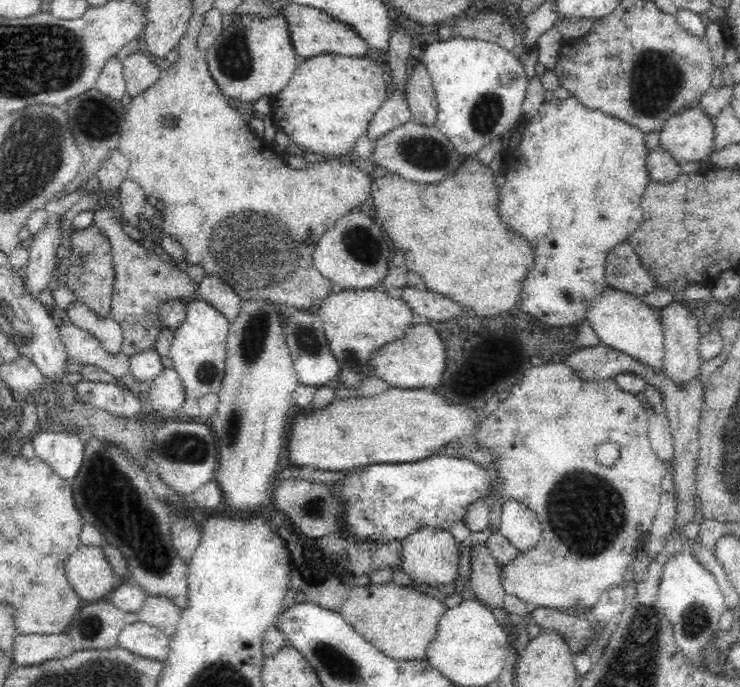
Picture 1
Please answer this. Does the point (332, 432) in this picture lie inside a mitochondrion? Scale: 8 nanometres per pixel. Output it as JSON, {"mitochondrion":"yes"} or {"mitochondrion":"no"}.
{"mitochondrion":"no"}

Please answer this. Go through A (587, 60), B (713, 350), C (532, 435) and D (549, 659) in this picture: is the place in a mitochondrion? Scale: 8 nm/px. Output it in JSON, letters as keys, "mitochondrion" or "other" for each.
{"A":"other","B":"other","C":"other","D":"other"}

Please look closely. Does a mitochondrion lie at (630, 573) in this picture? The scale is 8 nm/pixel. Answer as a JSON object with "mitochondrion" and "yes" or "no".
{"mitochondrion":"no"}

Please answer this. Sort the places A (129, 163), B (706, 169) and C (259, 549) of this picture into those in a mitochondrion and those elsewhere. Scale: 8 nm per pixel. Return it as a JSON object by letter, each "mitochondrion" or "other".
{"A":"other","B":"other","C":"other"}

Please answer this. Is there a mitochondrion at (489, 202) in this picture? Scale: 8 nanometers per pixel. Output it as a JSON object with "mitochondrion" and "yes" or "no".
{"mitochondrion":"no"}

